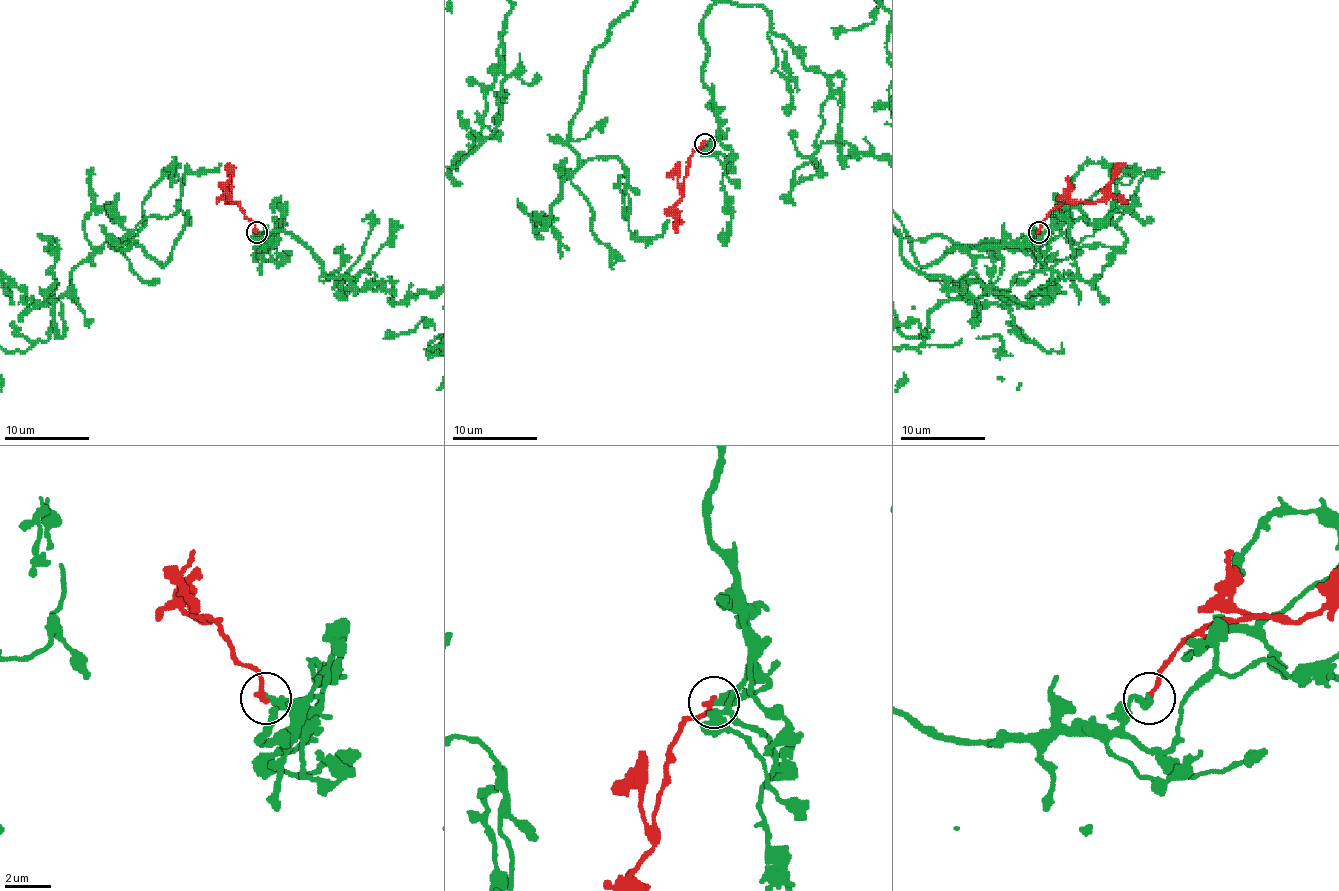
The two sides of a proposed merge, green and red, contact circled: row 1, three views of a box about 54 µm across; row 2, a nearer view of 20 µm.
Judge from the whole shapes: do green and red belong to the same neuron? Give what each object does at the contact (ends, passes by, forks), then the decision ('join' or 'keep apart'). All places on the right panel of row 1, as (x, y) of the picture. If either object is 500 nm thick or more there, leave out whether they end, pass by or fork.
green ends | red ends | join

